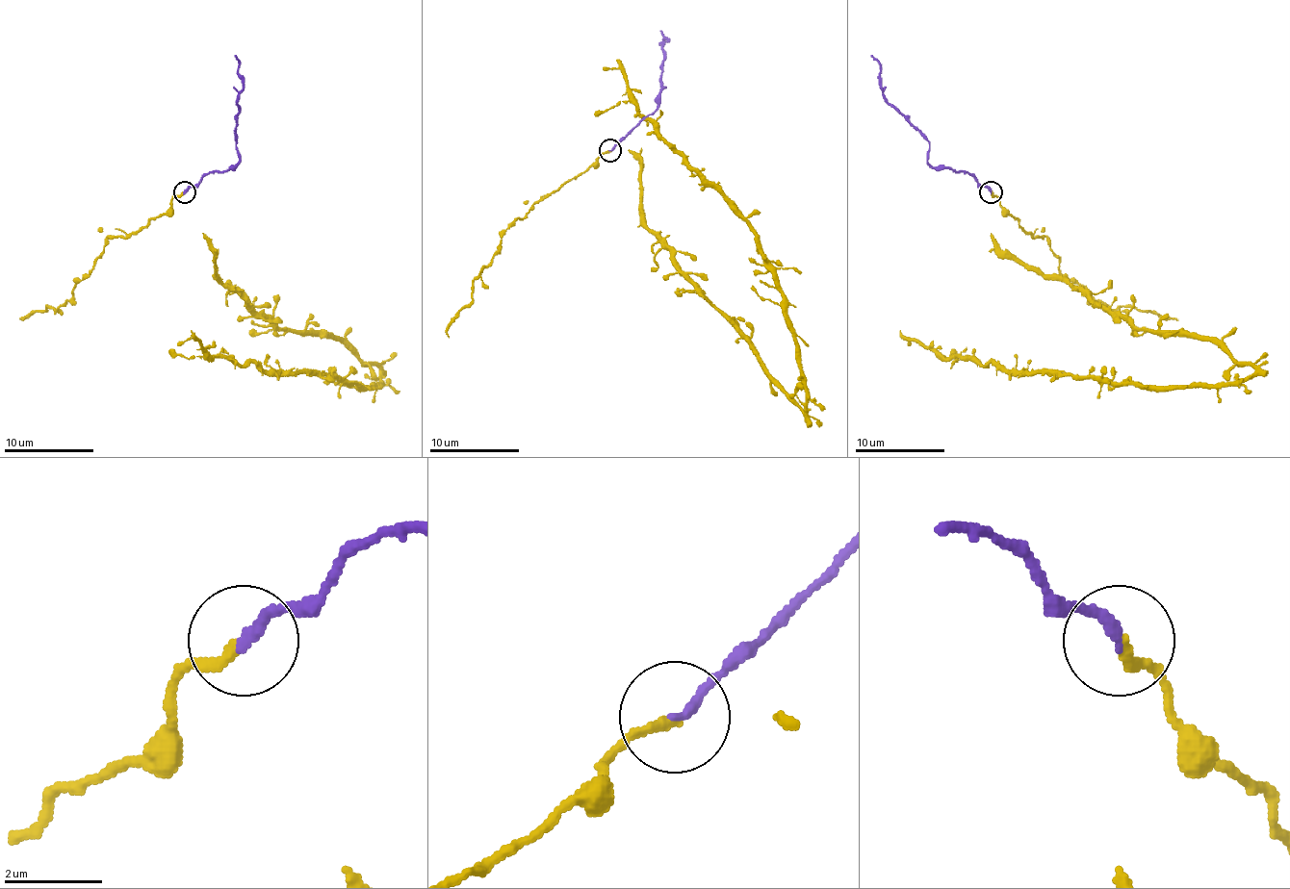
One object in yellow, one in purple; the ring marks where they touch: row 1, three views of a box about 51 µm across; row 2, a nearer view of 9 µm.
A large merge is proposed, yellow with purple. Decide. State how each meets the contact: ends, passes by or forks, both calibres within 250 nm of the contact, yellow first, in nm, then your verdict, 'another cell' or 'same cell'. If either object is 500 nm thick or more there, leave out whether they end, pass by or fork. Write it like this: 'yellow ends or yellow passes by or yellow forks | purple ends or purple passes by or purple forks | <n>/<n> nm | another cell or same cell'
yellow ends | purple ends | 240/200 nm | same cell

